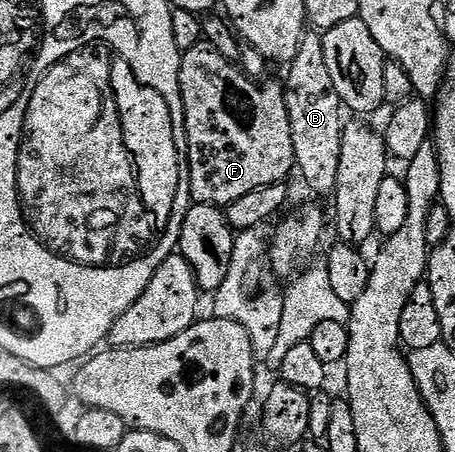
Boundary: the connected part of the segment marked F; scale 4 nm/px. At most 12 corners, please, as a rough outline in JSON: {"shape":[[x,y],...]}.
{"shape":[[180,58],[186,184],[227,206],[293,175],[279,83]]}

